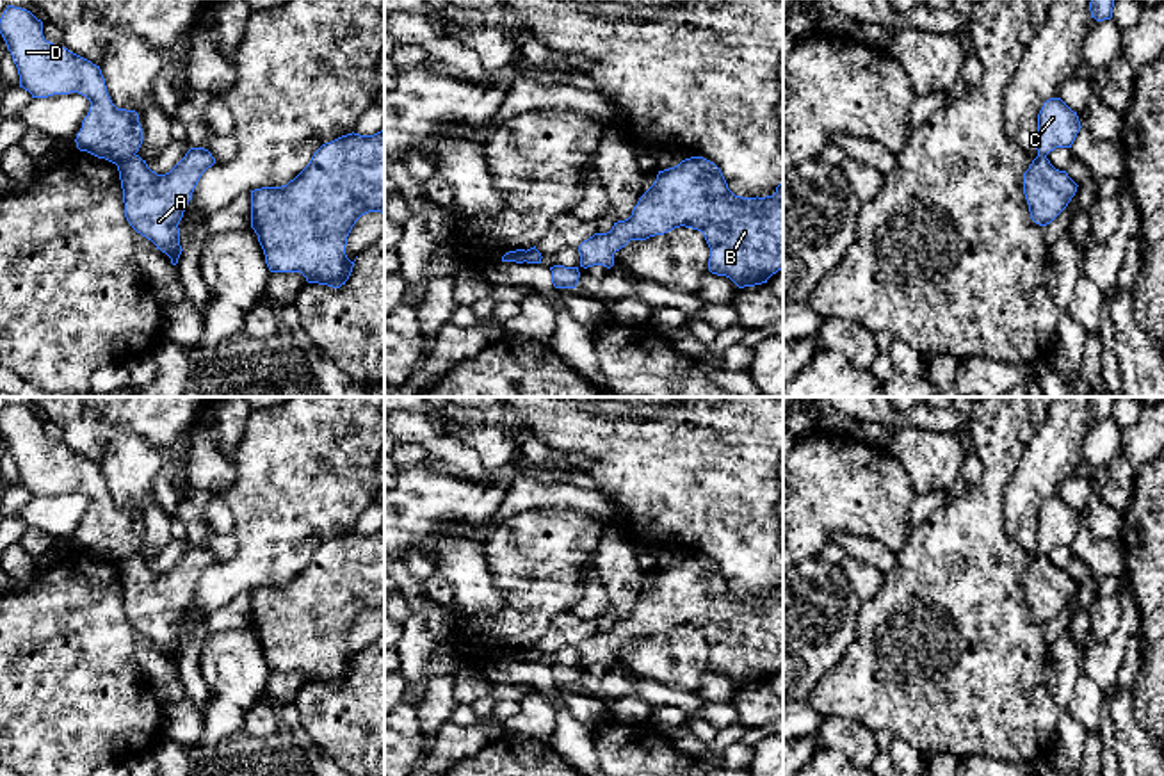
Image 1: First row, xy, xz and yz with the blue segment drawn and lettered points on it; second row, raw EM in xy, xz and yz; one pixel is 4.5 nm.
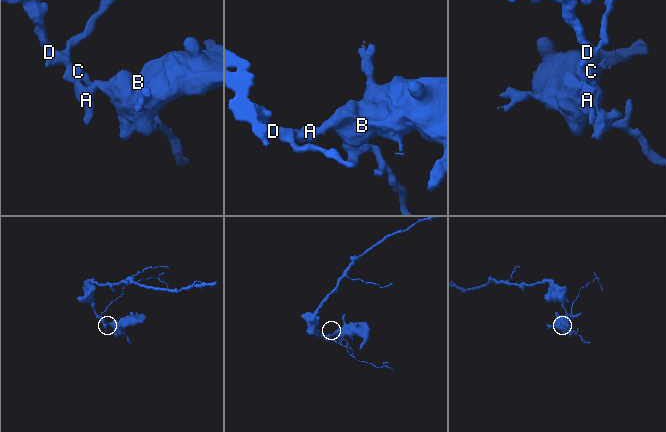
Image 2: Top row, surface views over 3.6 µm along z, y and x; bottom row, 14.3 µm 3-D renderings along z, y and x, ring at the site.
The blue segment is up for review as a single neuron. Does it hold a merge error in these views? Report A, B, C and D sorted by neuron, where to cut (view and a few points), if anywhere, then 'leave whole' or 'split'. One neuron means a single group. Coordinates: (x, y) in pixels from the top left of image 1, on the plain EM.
A B / C D; cut in xy along (134, 552), (118, 565); split

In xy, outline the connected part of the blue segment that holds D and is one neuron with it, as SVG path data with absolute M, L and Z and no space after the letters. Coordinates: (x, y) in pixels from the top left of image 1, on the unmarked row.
M7 404L0 432L18 466L20 486L32 497L78 491L91 500L75 538L80 550L116 564L139 550L144 538L139 513L112 502L100 465L46 440L43 420L21 406Z

